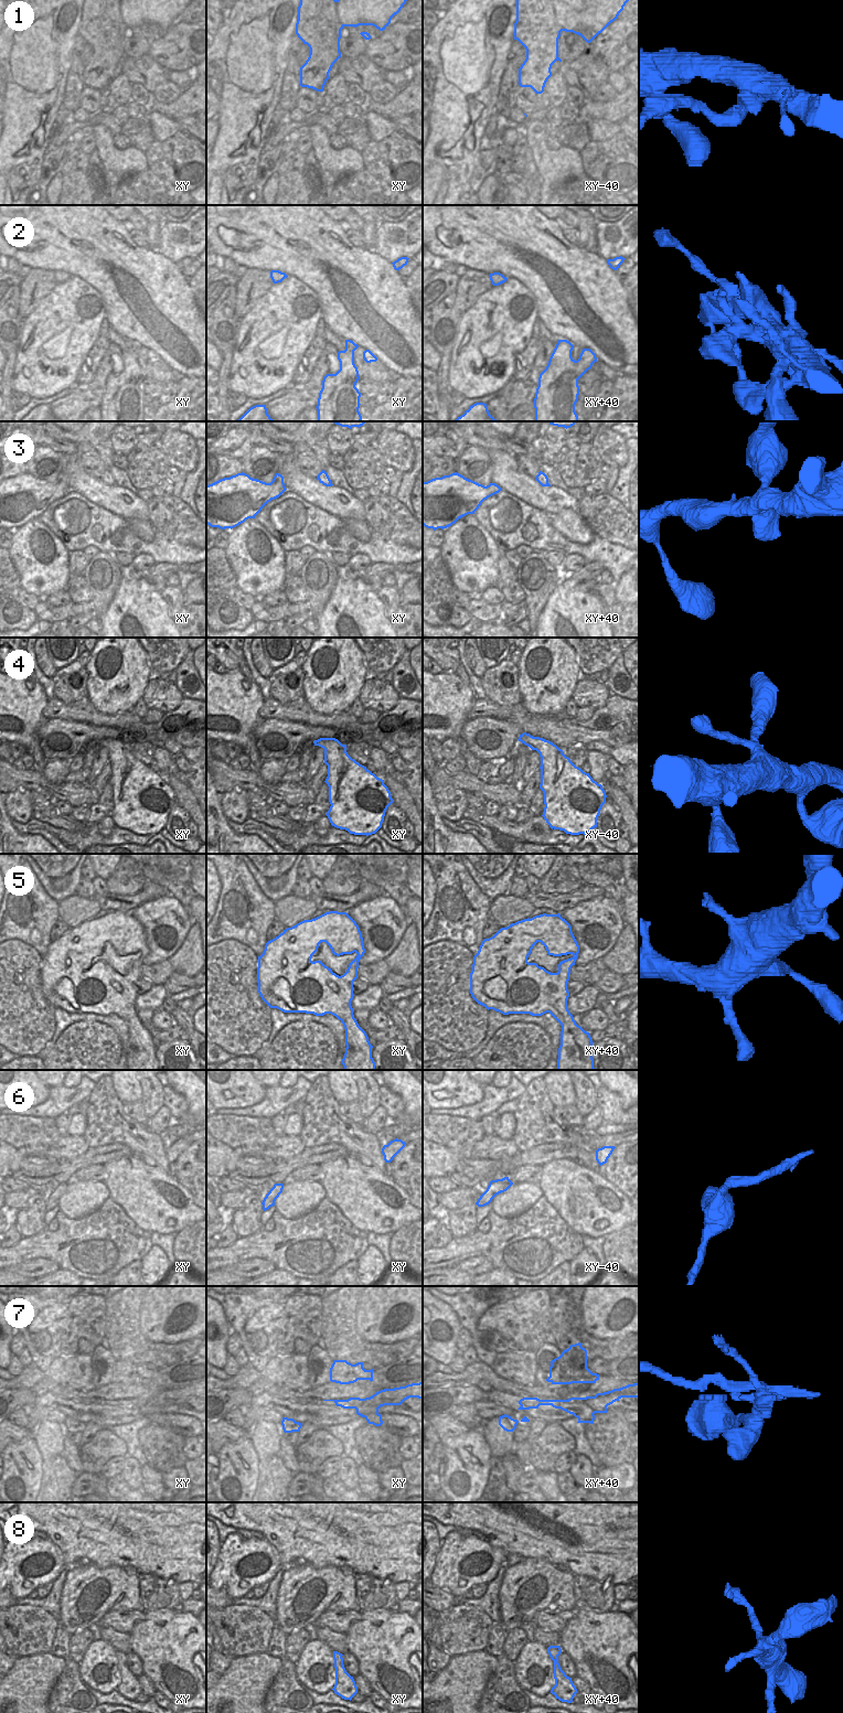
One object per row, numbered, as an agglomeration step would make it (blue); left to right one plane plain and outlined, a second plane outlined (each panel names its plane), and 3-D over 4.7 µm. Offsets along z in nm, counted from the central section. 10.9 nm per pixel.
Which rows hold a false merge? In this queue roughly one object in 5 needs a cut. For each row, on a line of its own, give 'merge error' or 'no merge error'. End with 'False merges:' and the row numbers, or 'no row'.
1: merge error
2: no merge error
3: no merge error
4: no merge error
5: no merge error
6: no merge error
7: merge error
8: no merge error
False merges: 1, 7

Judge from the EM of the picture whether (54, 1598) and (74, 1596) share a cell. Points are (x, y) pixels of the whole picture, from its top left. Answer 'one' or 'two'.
two

